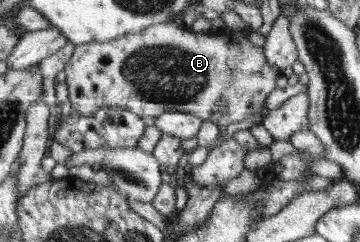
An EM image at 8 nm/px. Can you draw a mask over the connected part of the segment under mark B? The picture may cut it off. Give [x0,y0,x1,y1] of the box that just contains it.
[66,22,282,130]

